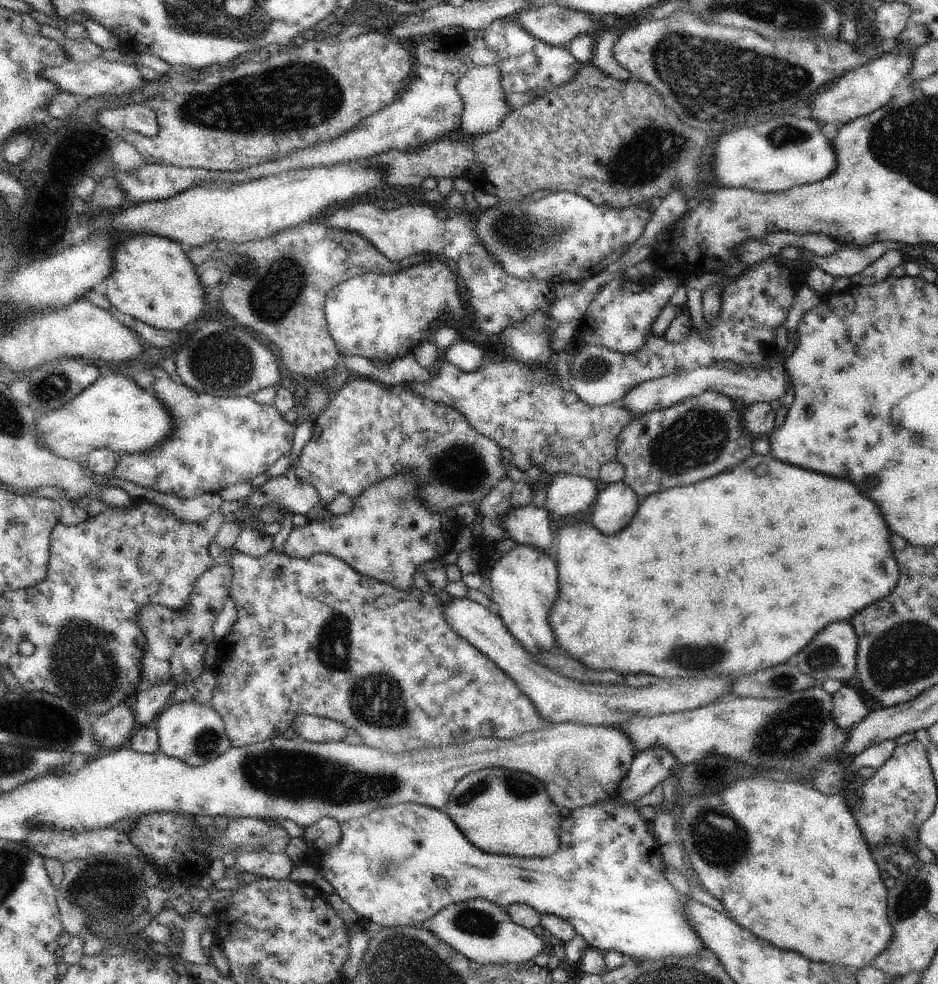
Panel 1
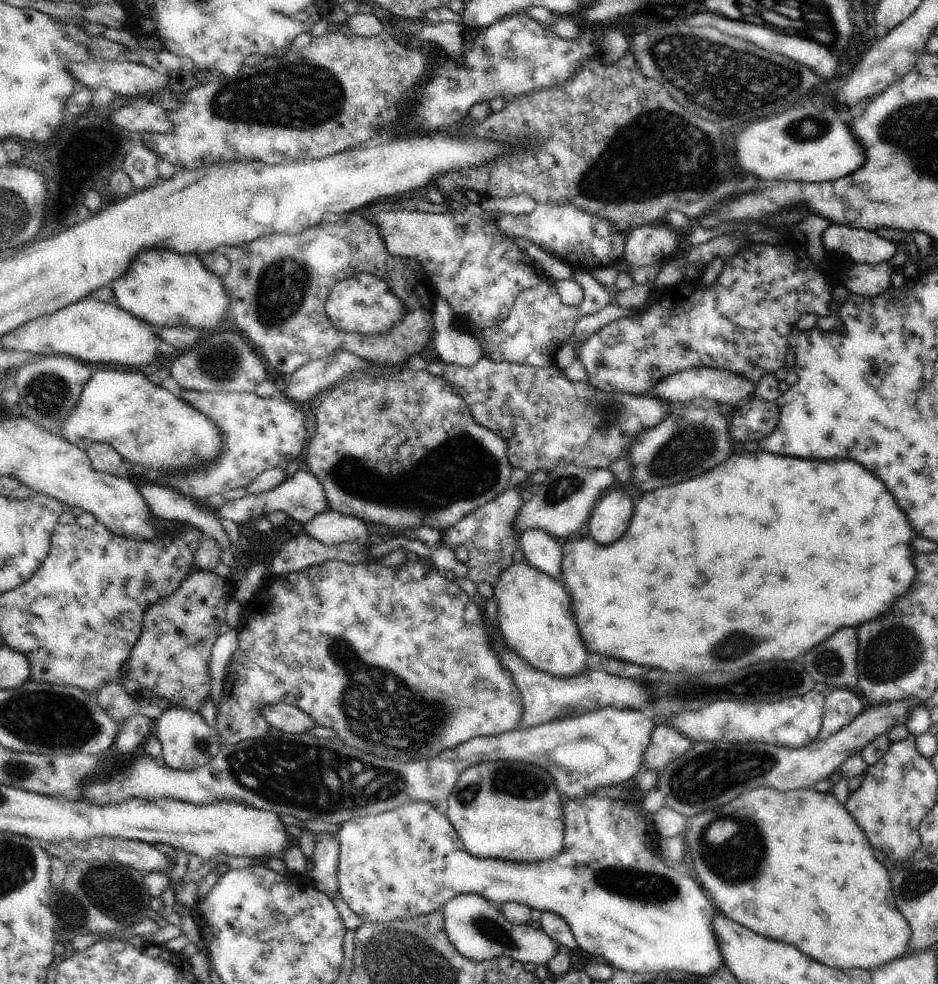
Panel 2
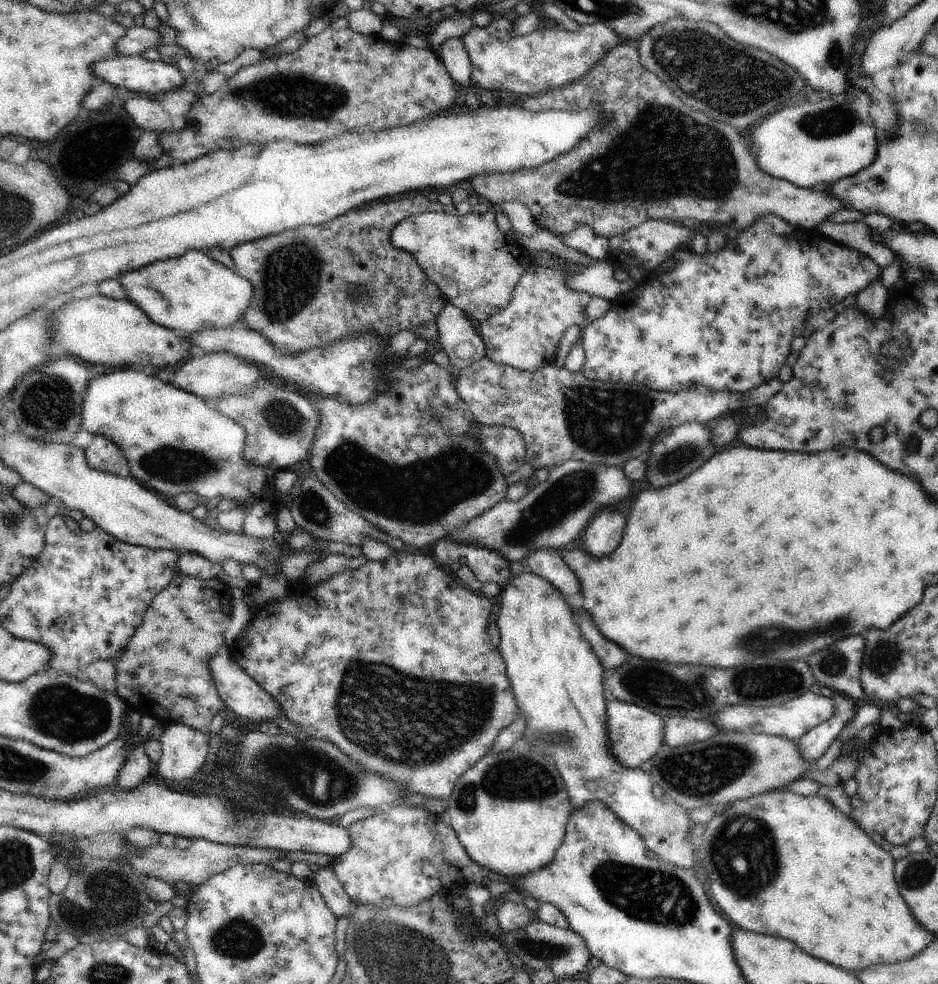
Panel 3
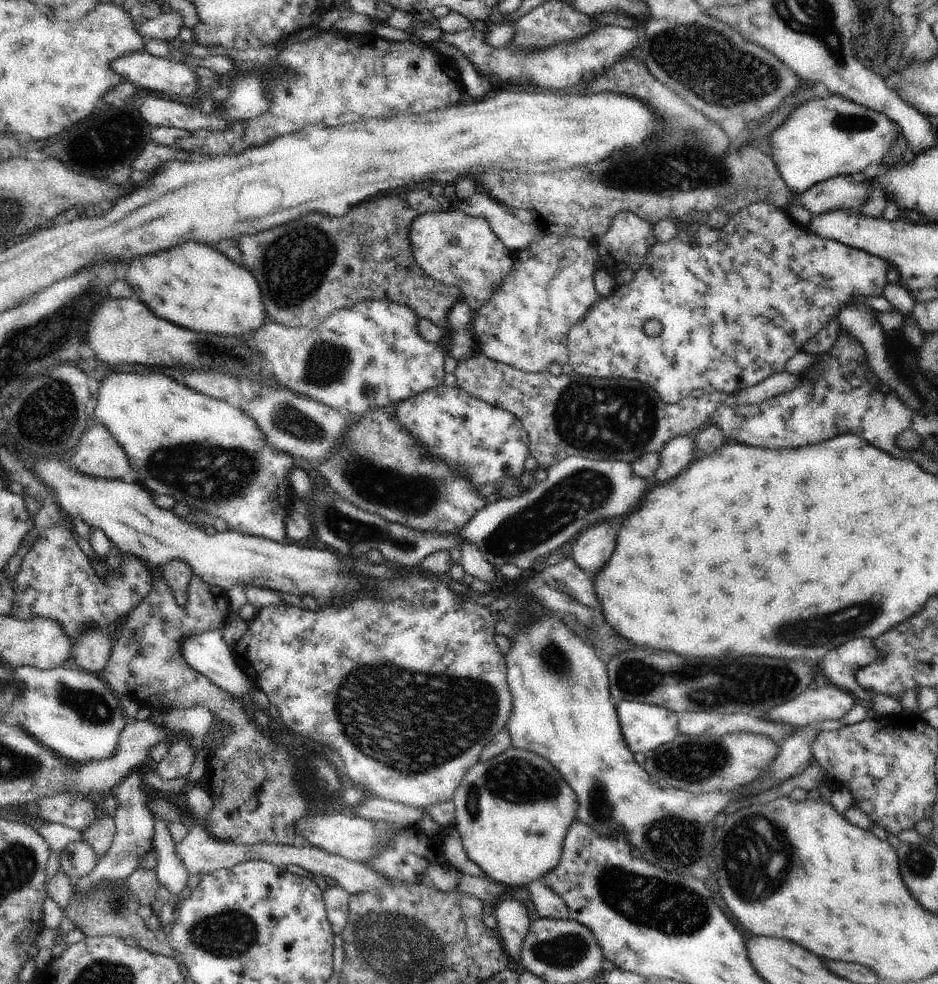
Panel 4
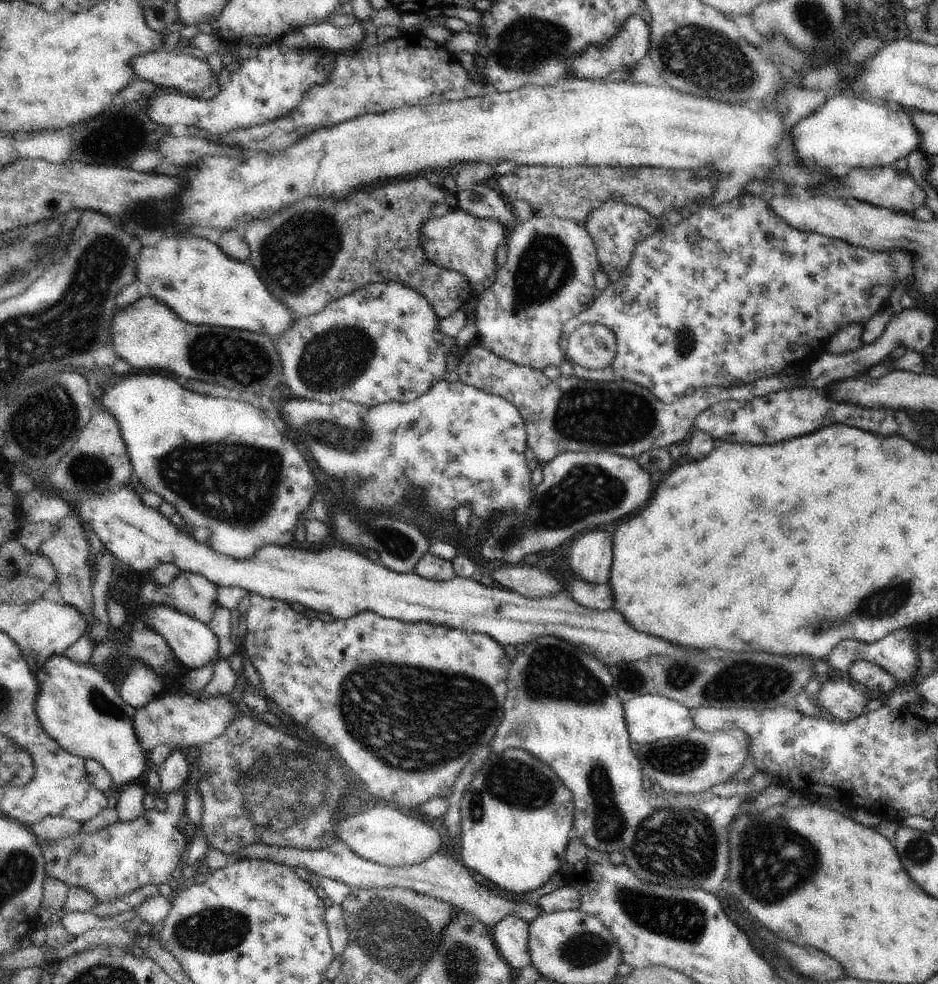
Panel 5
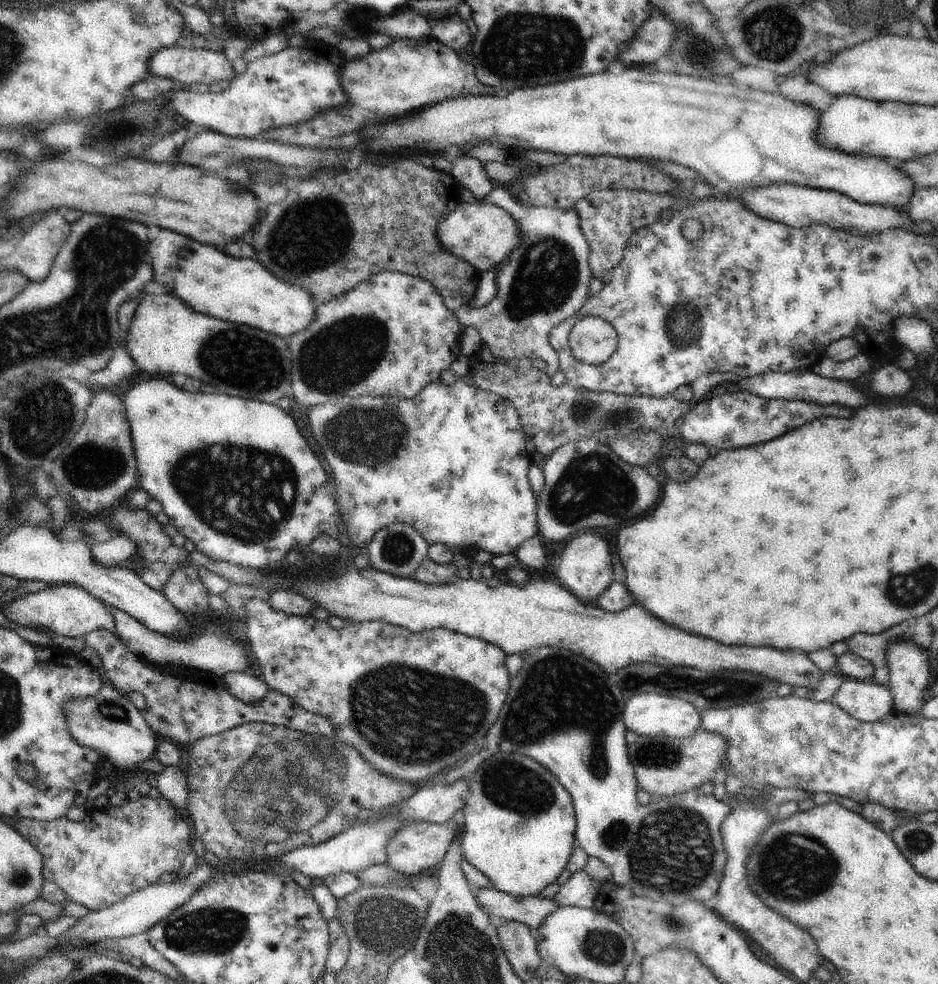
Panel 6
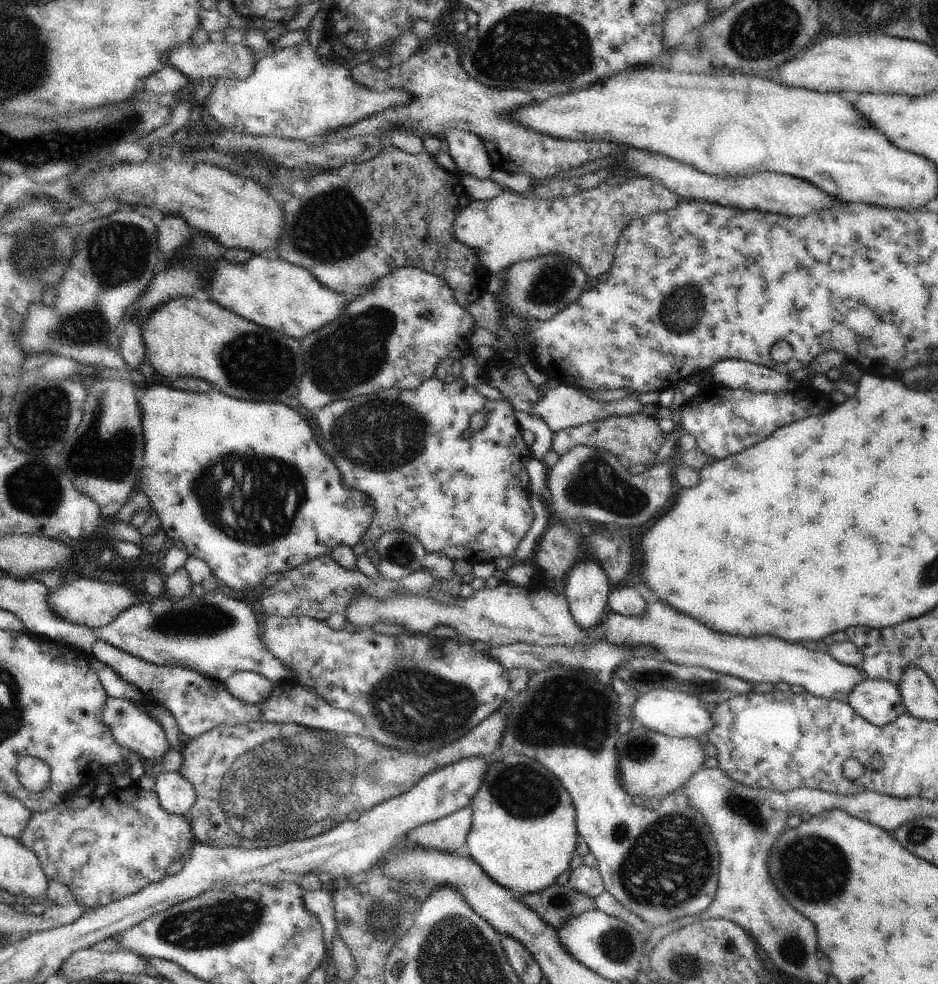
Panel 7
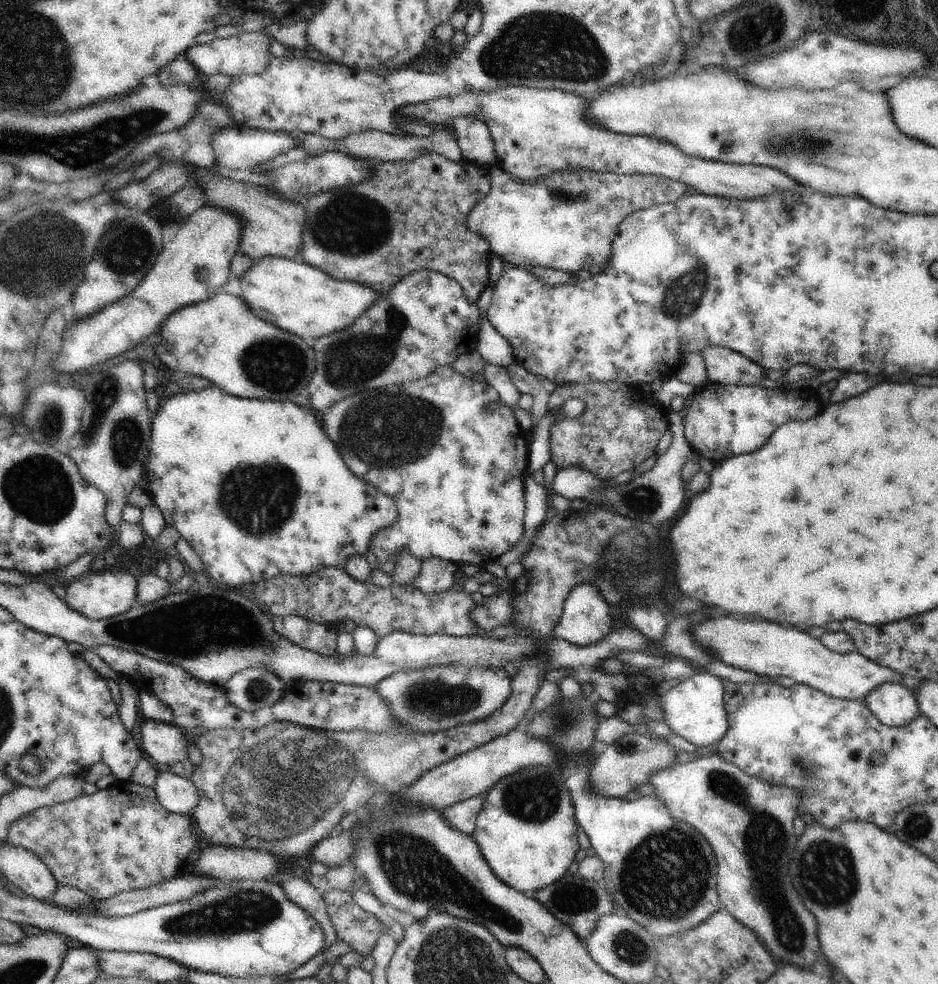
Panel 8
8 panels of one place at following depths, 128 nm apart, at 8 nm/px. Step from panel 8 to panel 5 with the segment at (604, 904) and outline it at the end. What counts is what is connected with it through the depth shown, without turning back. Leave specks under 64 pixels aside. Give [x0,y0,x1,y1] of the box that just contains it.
[238,841,543,928]

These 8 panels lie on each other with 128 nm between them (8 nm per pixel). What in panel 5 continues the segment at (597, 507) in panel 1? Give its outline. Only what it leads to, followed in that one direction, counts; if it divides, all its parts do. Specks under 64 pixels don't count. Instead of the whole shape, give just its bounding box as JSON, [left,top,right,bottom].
[568,528,613,584]

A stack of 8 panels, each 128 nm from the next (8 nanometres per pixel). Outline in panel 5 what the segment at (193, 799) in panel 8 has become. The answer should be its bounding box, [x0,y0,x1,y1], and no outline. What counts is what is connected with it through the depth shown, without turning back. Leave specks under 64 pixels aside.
[151,749,190,795]

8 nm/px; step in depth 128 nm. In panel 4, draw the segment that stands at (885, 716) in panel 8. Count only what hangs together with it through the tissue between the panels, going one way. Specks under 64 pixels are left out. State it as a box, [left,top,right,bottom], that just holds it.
[762,685,858,729]

